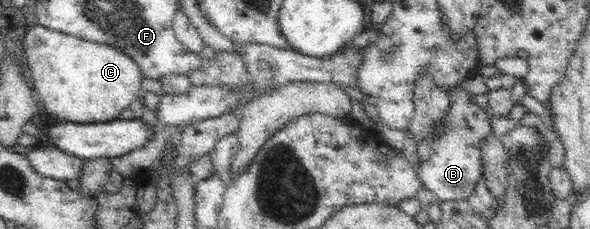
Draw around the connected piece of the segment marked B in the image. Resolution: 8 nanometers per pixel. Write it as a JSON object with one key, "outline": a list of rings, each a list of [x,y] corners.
{"outline":[[[457,87],[451,90],[450,108],[445,121],[449,123],[449,132],[436,139],[431,151],[431,158],[415,165],[415,172],[421,186],[429,190],[435,201],[465,200],[473,194],[475,184],[483,179],[481,144],[492,134],[491,121],[488,120],[484,107],[470,102],[465,90]]]}

